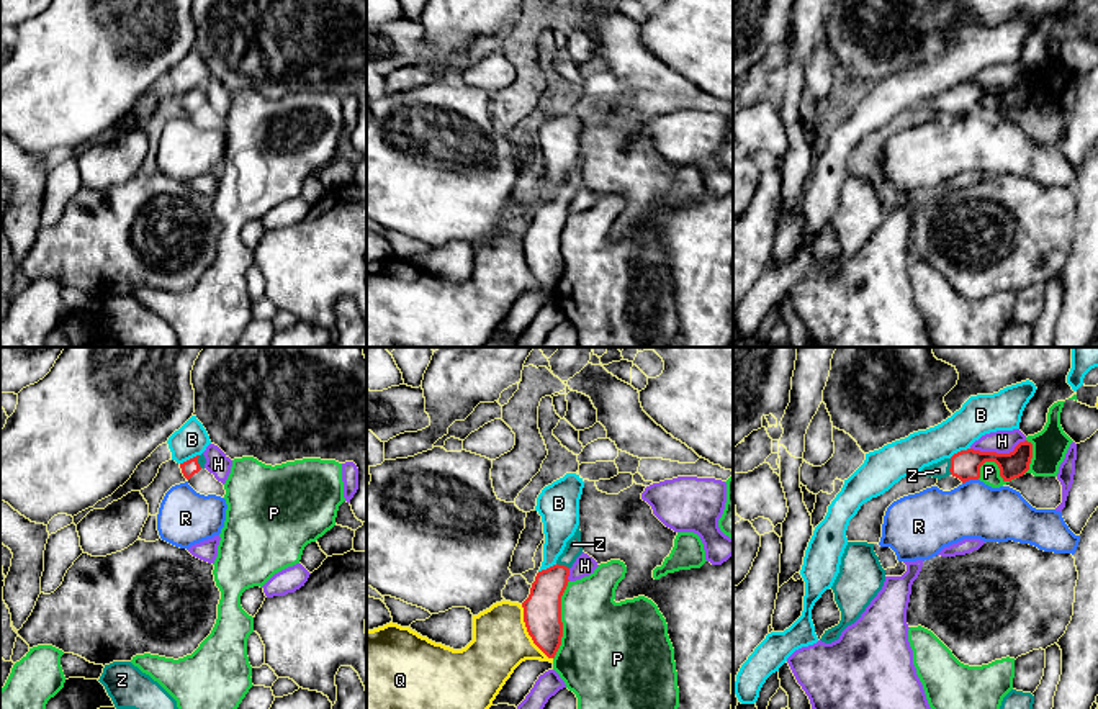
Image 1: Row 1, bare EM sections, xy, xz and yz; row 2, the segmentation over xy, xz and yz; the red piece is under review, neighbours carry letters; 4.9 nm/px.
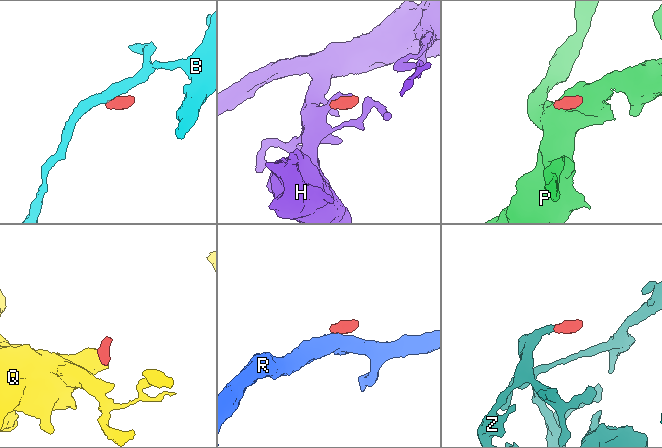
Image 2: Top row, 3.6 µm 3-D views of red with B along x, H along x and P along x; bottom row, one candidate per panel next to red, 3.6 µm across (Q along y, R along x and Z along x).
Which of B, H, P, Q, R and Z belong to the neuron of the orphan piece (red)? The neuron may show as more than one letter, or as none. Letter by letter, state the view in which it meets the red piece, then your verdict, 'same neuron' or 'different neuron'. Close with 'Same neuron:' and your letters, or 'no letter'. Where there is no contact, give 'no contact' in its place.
B: contact in yz; different neuron
H: contact in yz; different neuron
P: contact in xz; different neuron
Q: contact in xz; different neuron
R: contact in yz; different neuron
Z: contact in yz; same neuron
Same neuron: Z

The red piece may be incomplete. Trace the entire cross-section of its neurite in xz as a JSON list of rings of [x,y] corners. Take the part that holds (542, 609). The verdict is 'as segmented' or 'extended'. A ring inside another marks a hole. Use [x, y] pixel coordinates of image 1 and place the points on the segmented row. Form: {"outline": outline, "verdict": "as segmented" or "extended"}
{"outline": [[[578,526],[556,563],[537,573],[530,594],[522,603],[527,632],[548,658],[555,658],[561,645],[561,596],[569,581],[569,568],[581,553],[583,544]]], "verdict": "extended"}

